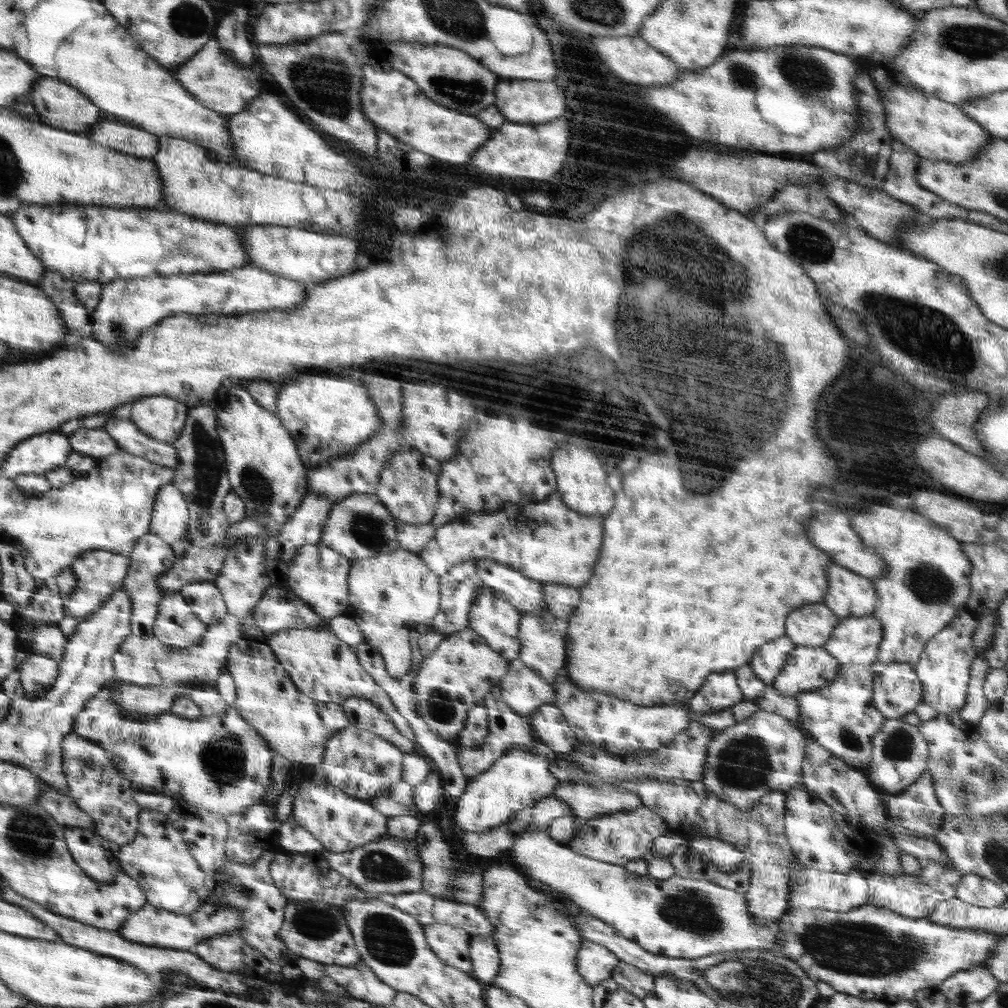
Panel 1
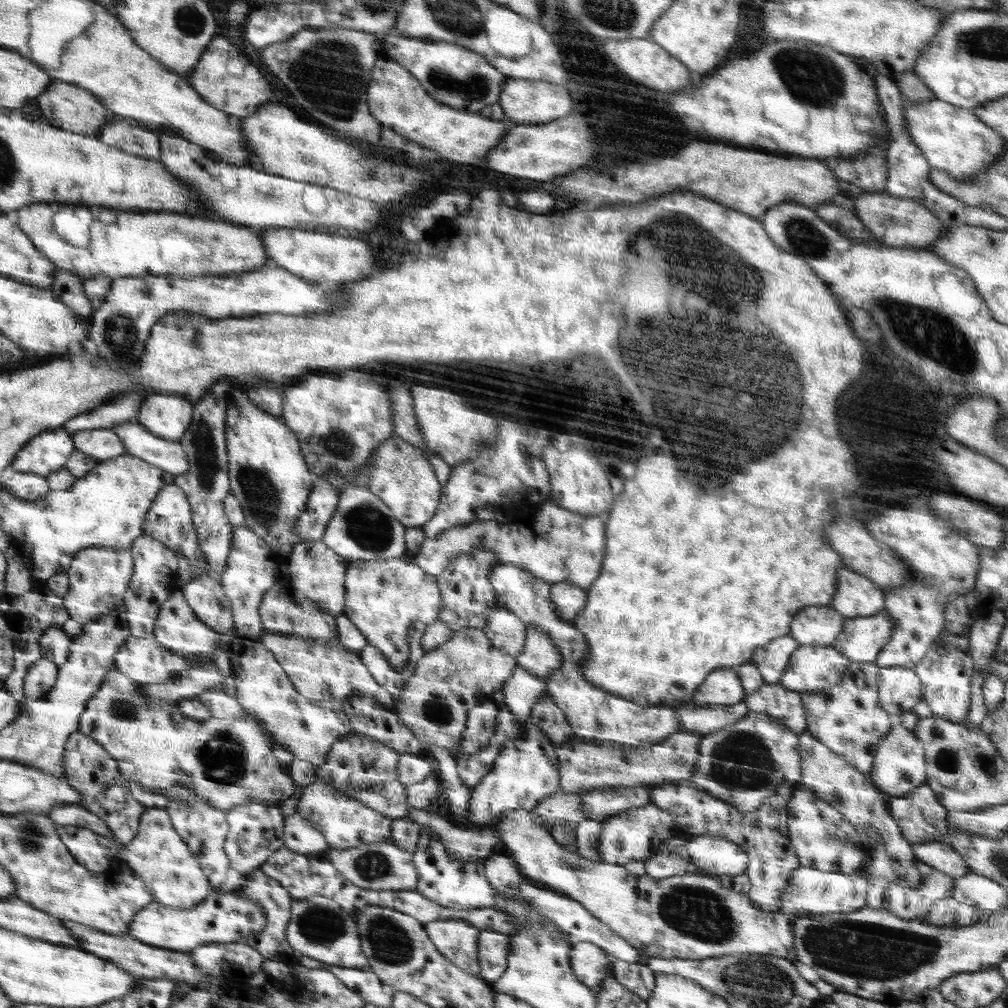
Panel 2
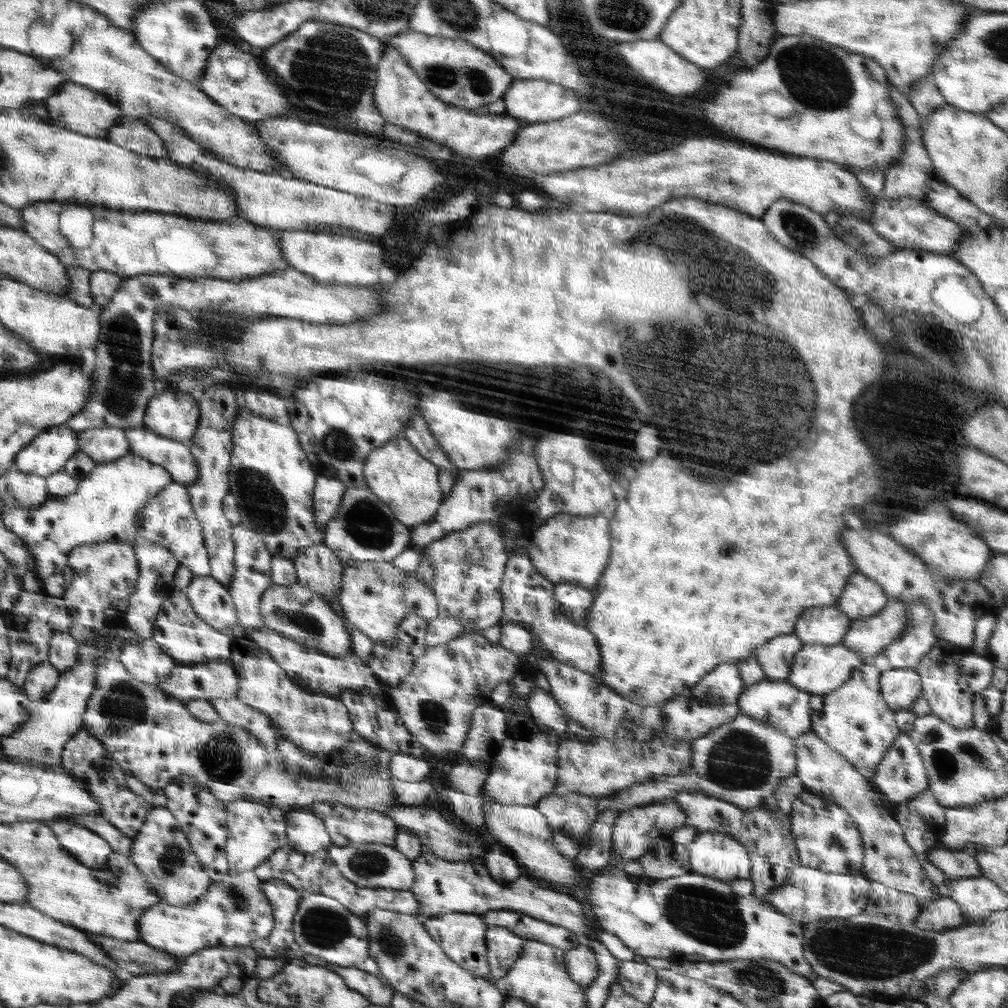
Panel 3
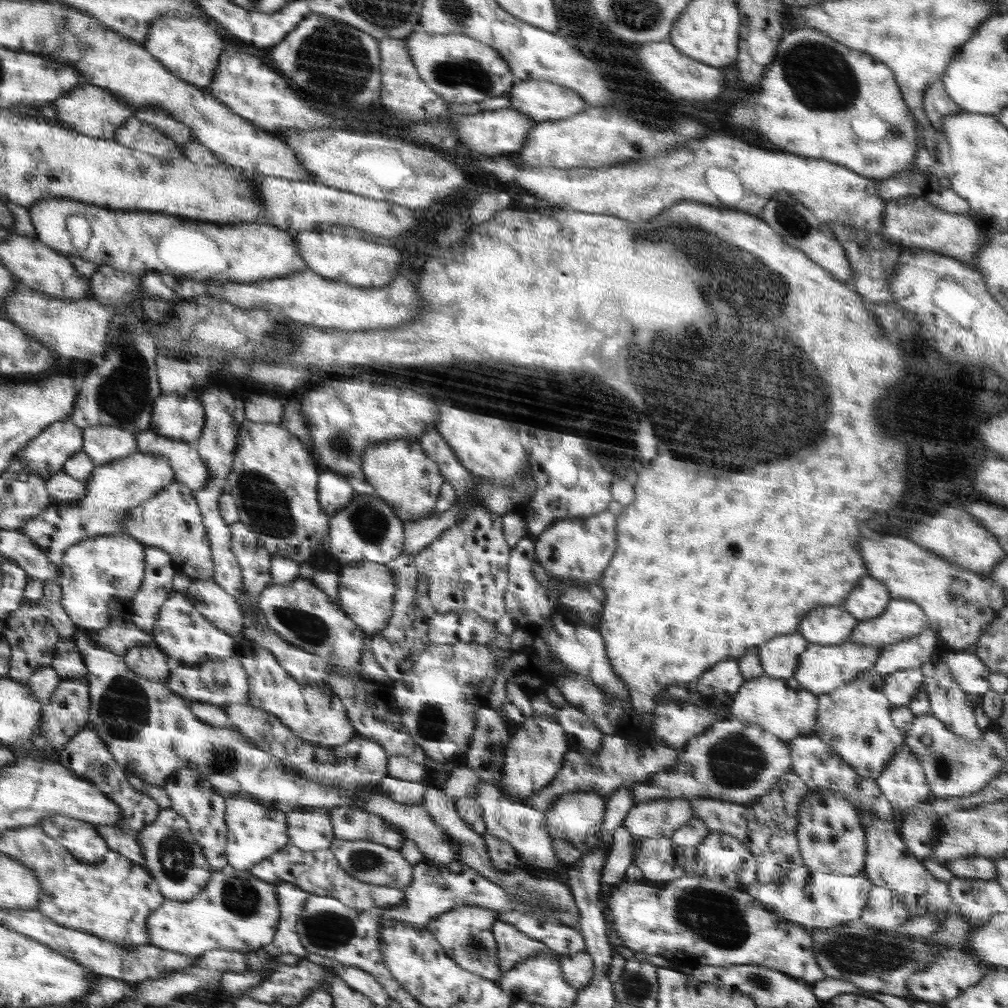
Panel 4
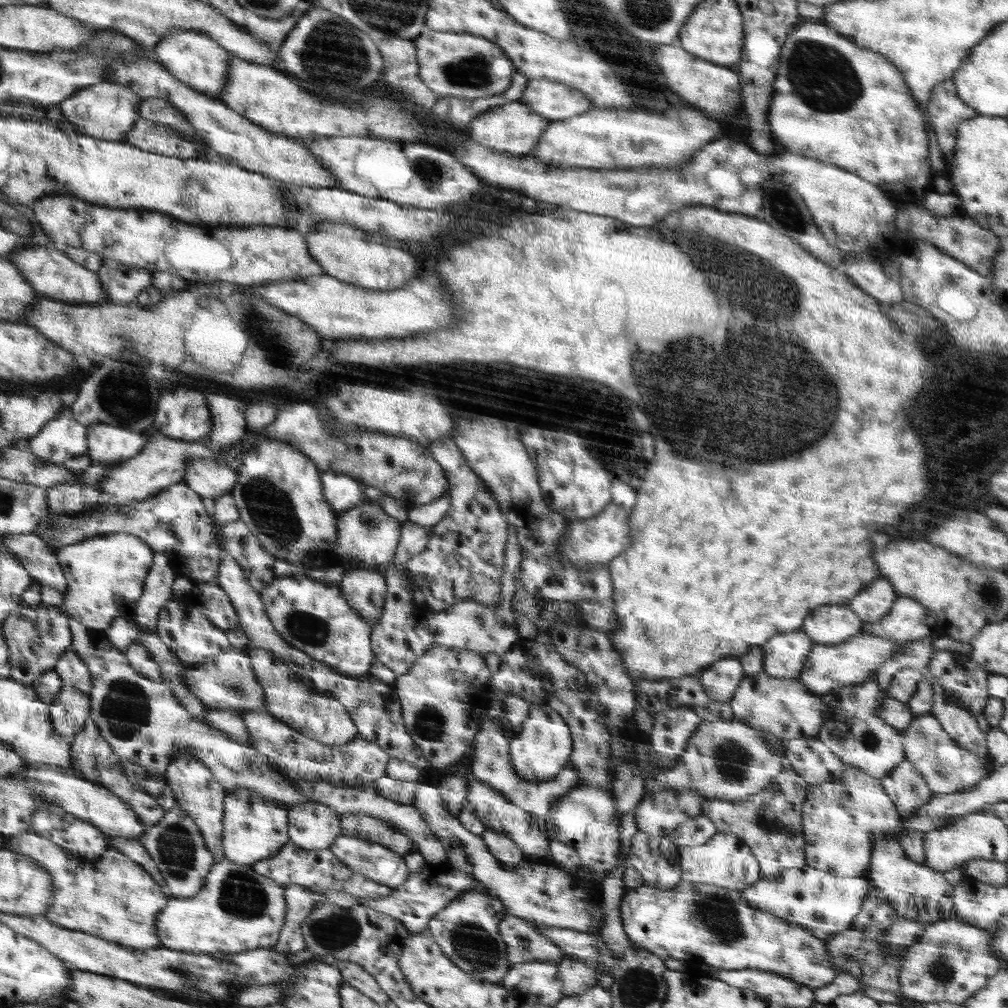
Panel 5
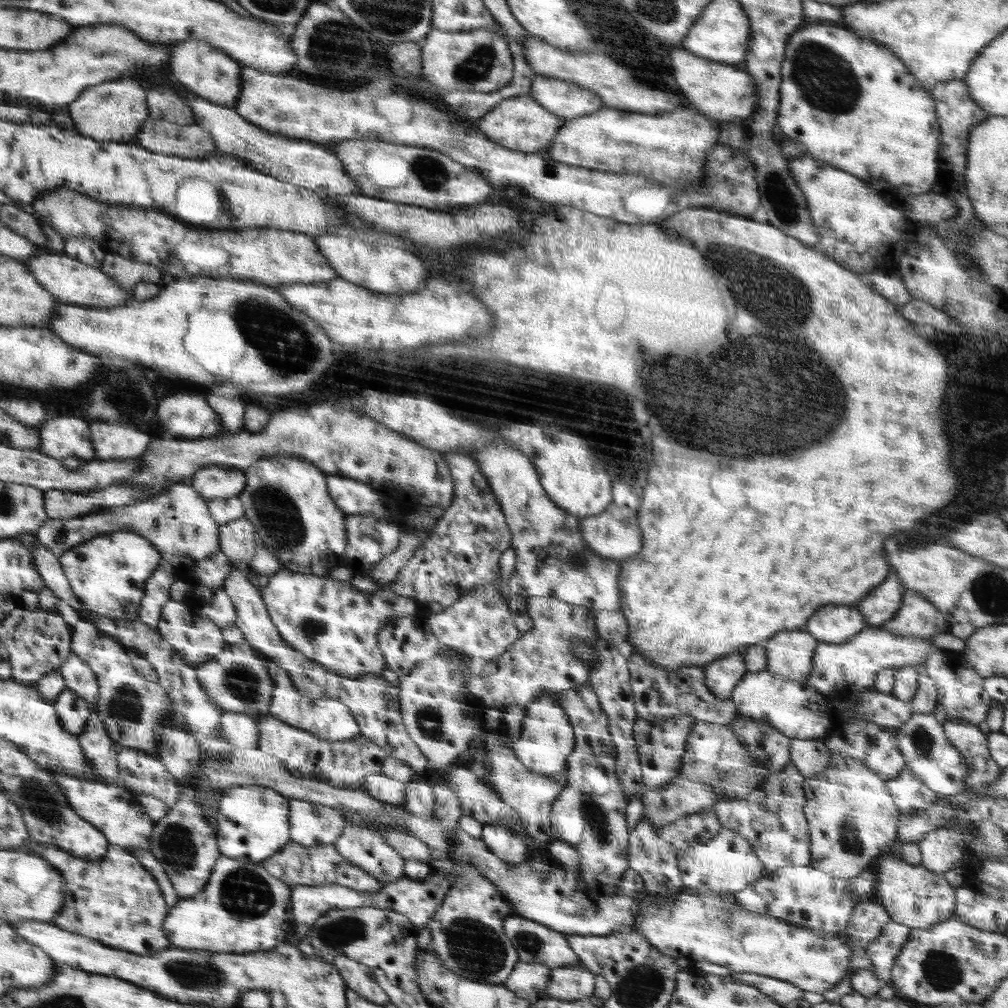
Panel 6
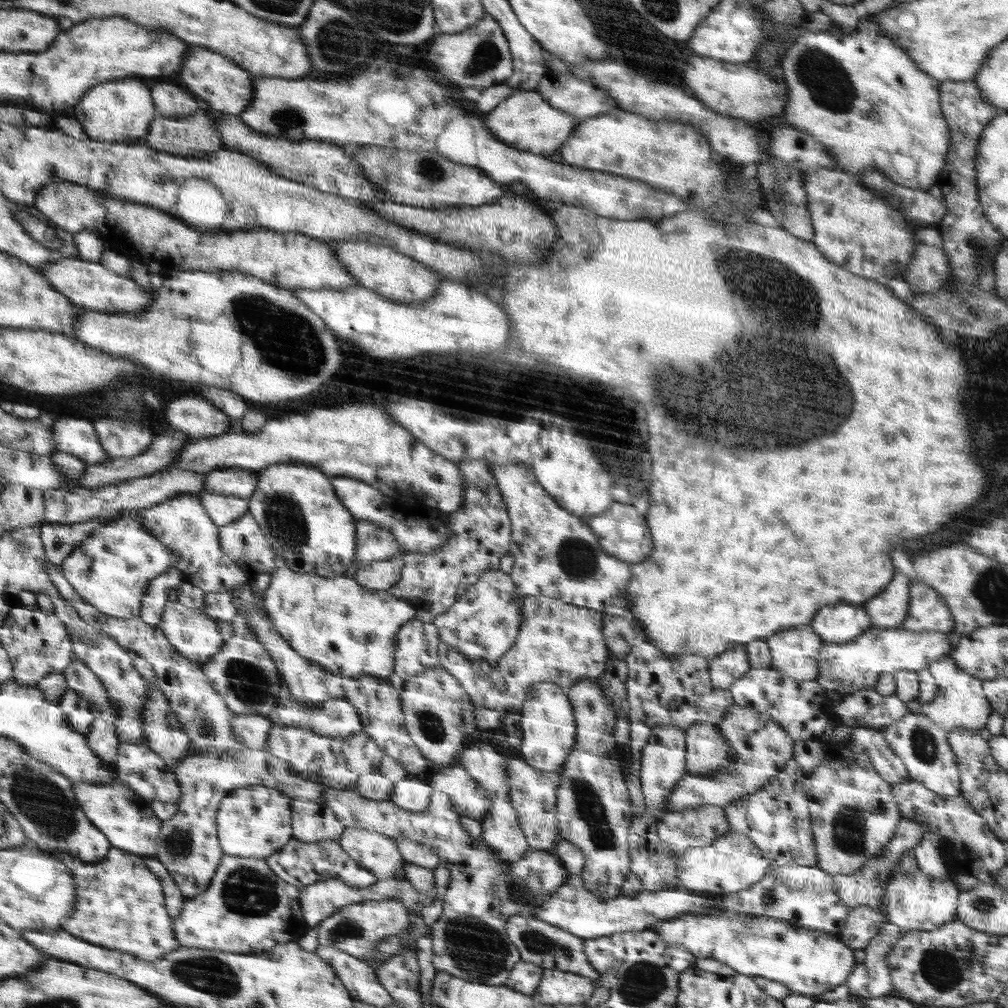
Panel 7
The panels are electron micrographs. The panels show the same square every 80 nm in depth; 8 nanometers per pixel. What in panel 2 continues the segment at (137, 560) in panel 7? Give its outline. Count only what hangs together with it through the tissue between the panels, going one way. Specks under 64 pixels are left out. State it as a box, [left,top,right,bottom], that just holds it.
[63,547,134,625]

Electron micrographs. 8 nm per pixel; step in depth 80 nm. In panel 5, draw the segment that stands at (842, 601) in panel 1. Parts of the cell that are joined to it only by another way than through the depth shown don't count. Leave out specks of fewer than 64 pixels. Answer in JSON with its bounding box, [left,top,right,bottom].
[847,578,898,623]

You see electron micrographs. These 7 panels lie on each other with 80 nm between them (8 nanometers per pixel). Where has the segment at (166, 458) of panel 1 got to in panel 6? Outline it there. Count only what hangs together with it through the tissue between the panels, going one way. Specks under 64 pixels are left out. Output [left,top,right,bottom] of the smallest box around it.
[190,466,245,500]

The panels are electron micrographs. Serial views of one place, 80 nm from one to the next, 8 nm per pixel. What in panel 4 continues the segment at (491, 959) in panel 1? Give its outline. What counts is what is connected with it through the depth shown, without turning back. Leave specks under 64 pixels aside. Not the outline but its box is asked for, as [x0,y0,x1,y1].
[492,922,552,973]

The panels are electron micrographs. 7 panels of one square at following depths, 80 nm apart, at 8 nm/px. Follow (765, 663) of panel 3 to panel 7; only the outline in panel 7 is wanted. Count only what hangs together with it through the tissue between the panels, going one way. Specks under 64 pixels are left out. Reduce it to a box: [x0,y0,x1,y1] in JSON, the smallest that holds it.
[765,625,825,681]

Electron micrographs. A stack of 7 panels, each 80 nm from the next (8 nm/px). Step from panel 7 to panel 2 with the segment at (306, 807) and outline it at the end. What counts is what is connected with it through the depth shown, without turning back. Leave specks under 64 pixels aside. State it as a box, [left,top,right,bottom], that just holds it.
[283,813,330,854]

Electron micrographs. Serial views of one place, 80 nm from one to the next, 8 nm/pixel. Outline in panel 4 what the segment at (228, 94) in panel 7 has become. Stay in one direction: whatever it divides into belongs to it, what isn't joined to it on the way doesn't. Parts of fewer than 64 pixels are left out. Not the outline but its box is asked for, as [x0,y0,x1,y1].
[142,17,228,89]

